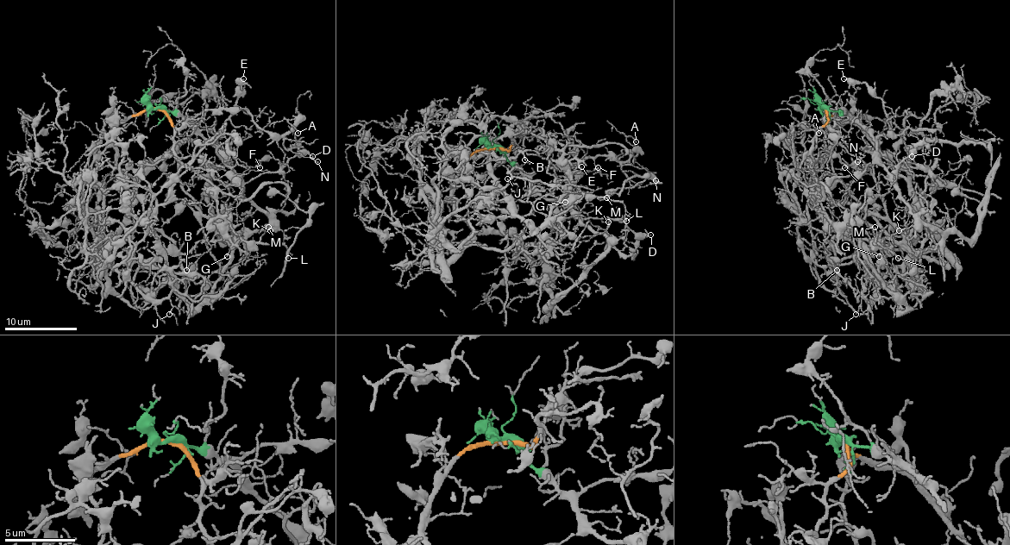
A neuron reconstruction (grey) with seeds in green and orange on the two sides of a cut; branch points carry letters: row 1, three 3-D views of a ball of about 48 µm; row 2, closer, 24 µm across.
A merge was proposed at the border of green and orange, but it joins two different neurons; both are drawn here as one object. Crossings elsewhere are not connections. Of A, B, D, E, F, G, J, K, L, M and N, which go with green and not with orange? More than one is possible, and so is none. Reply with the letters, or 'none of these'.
A, D, E, F, G, K, L, M, N

